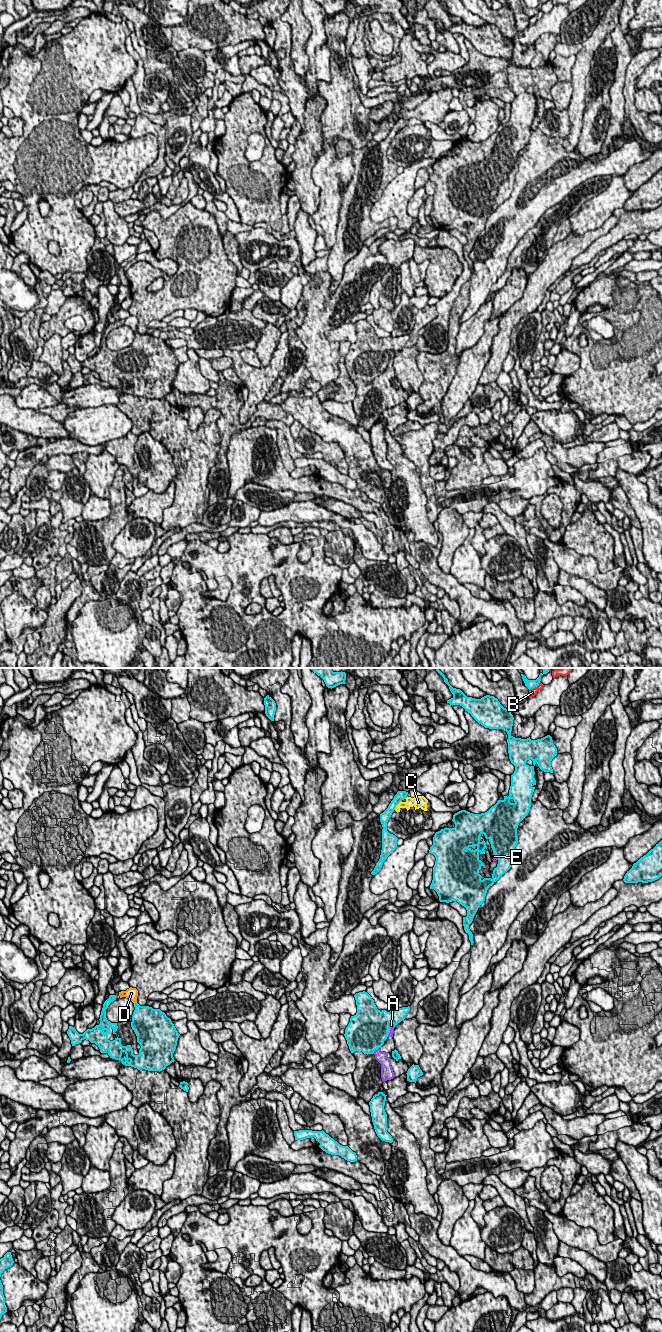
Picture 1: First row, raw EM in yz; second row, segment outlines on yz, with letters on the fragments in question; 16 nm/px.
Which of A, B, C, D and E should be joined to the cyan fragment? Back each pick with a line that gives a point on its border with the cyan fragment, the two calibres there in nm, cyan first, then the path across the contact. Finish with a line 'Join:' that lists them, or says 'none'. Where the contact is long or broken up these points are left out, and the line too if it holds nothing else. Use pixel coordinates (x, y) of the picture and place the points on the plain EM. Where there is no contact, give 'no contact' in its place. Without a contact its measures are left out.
D: yz (135, 331) | 360/190 nm | across yz (143, 344), (135, 331), (131, 321)
E: yz (495, 182) | 420/60 nm | across yz (503, 169), (501, 176), (495, 182), (494, 184)
Join: D, E

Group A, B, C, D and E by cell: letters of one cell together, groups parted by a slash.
A / B / C / D E

